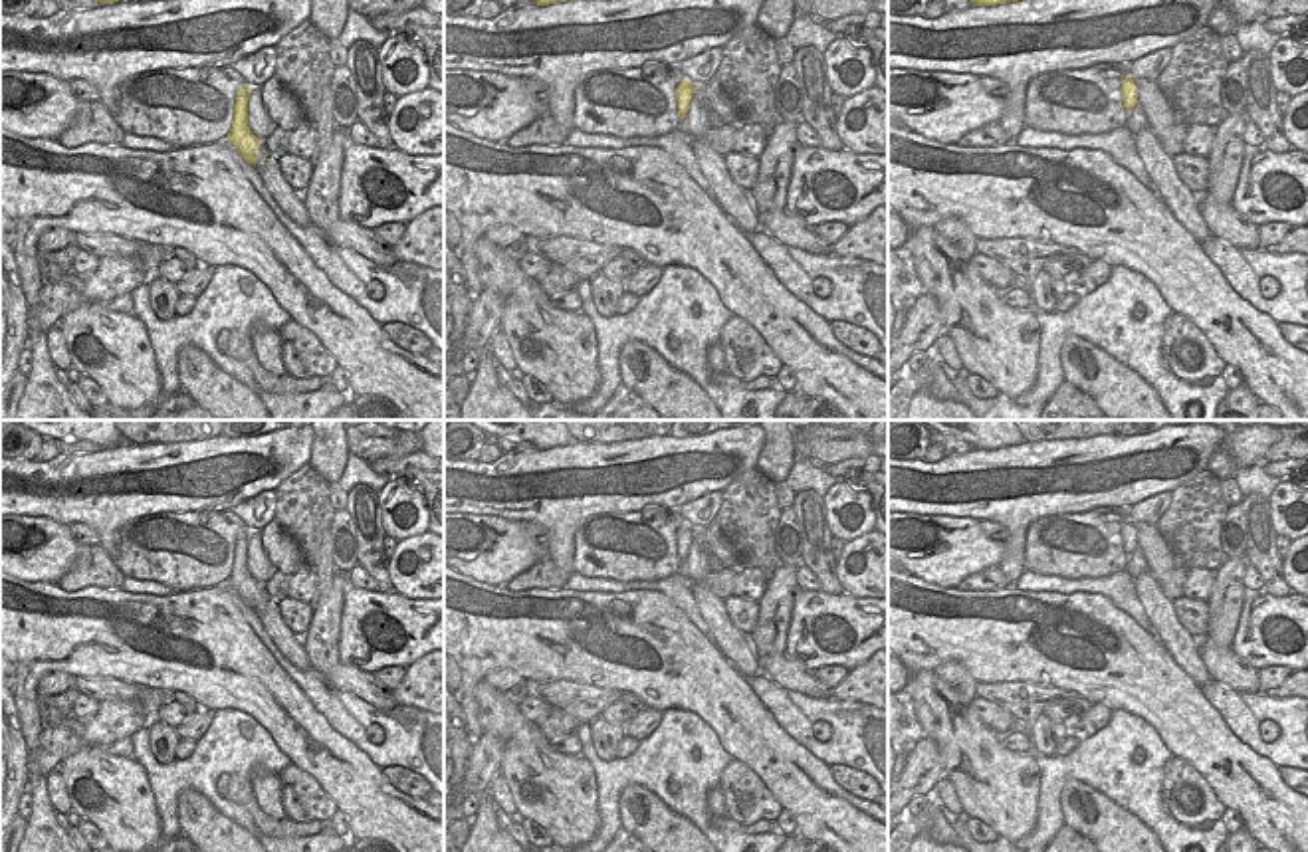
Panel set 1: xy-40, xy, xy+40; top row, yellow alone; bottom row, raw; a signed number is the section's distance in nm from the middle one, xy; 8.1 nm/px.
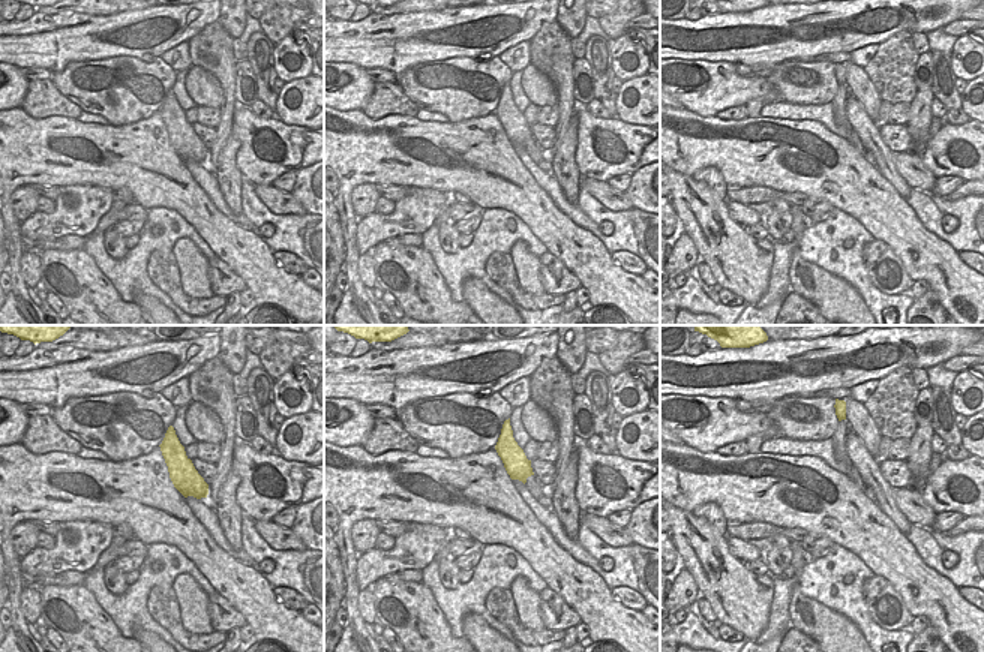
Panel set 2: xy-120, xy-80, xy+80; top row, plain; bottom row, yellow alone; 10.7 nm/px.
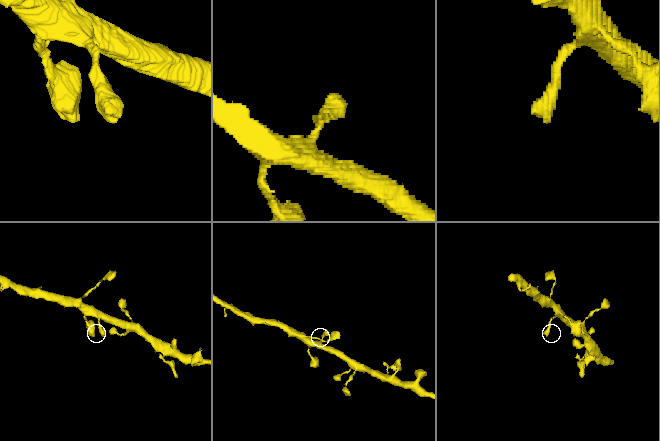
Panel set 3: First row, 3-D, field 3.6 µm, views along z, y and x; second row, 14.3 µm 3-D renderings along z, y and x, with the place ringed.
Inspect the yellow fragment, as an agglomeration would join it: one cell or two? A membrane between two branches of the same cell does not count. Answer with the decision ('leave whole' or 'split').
leave whole

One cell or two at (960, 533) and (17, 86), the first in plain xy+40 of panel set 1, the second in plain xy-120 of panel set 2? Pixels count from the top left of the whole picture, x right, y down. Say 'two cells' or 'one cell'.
one cell

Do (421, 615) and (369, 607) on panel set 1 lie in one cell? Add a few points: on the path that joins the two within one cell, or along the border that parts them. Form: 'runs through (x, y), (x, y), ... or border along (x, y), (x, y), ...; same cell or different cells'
runs through (407, 615), (393, 615), (379, 601); same cell

